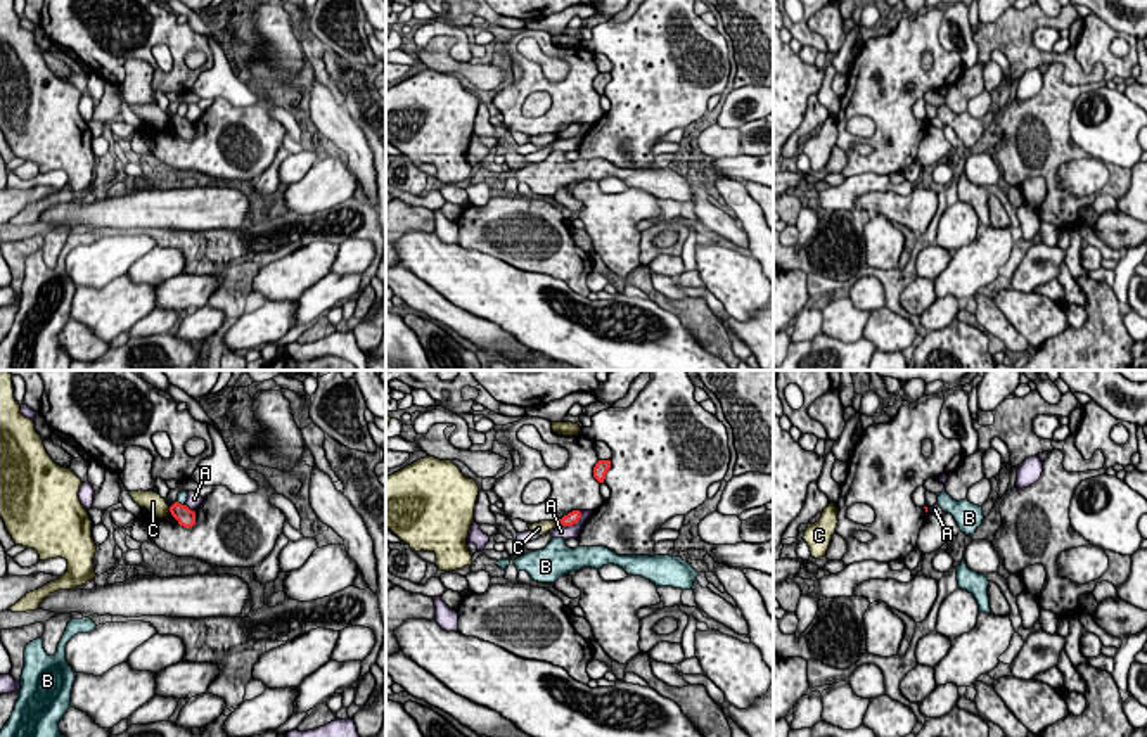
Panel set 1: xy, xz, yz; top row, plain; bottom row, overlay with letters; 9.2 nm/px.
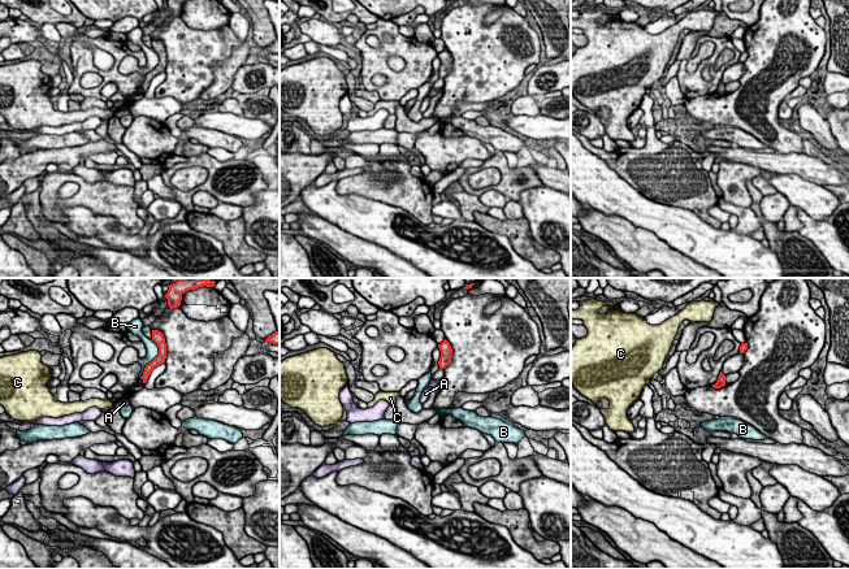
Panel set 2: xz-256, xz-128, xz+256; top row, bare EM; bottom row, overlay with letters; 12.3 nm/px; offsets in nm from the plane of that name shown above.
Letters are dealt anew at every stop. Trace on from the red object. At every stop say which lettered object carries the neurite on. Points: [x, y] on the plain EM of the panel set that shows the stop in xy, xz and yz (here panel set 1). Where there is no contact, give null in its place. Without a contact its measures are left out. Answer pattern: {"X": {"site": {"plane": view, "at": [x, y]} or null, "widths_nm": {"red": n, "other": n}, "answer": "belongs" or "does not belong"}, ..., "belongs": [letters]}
{"A": {"site": {"plane": "xz", "at": [571, 137]}, "widths_nm": {"red": 120, "other": 130}, "answer": "does not belong"}, "B": {"site": {"plane": "xy", "at": [180, 116]}, "widths_nm": {"red": 170, "other": 100}, "answer": "does not belong"}, "C": {"site": {"plane": "xy", "at": [170, 121]}, "widths_nm": {"red": 170, "other": 180}, "answer": "does not belong"}, "belongs": []}

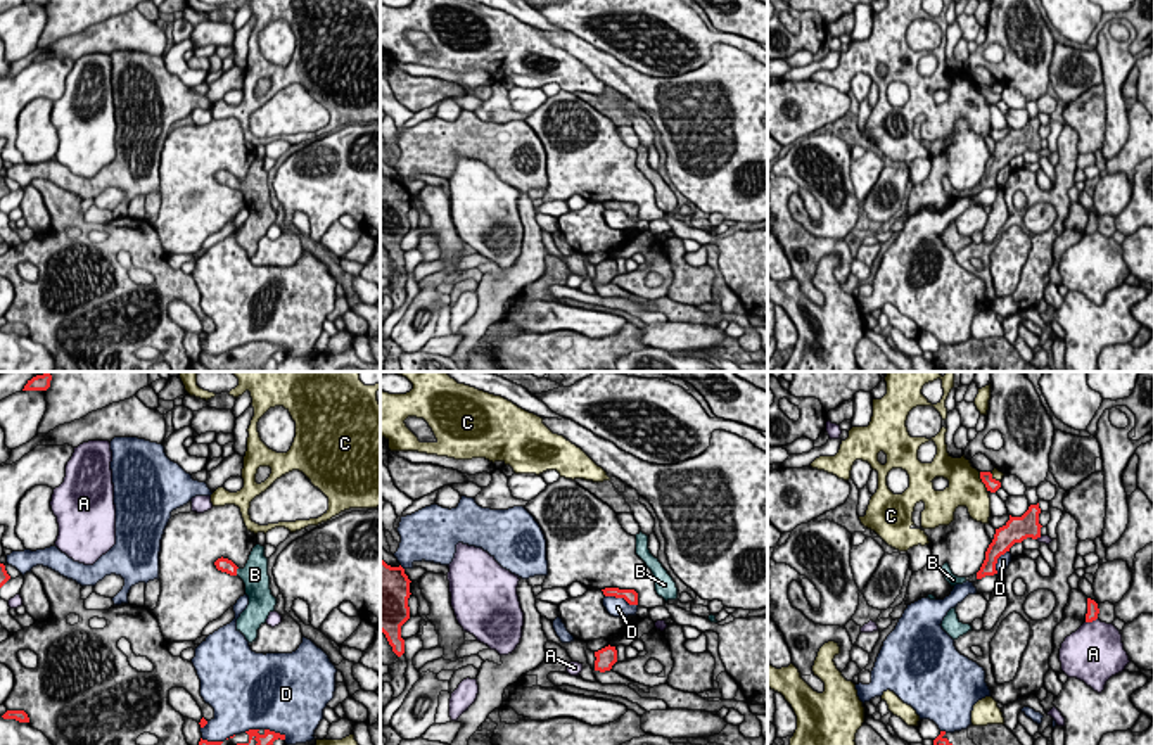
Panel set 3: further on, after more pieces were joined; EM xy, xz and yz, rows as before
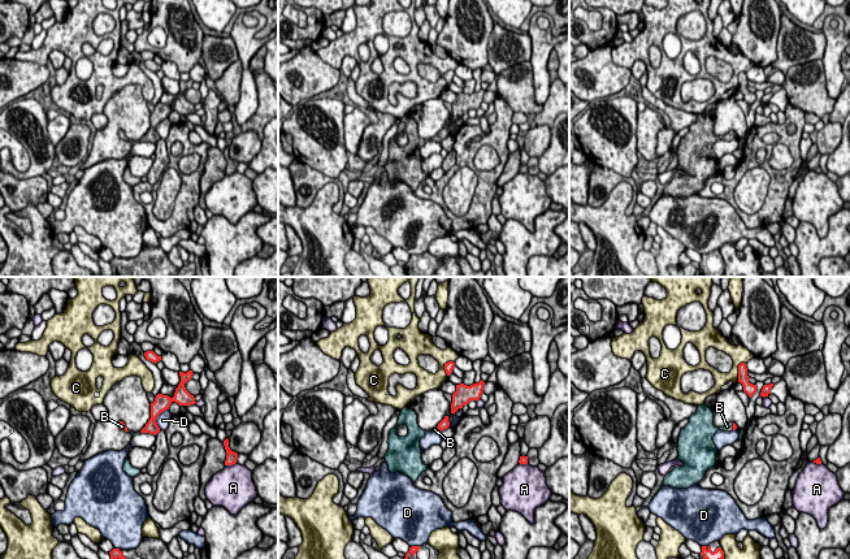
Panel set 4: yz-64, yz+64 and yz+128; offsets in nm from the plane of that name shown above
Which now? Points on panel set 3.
{"A": {"site": {"plane": "yz", "at": [1091, 234]}, "widths_nm": {"red": 120, "other": 480}, "answer": "does not belong"}, "B": {"site": {"plane": "xy", "at": [235, 184]}, "widths_nm": {"red": 130, "other": 240}, "answer": "belongs"}, "C": {"site": {"plane": "yz", "at": [982, 94]}, "widths_nm": {"red": 120, "other": 320}, "answer": "does not belong"}, "D": {"site": {"plane": "xz", "at": [621, 210]}, "widths_nm": {"red": 130, "other": 190}, "answer": "does not belong"}, "belongs": ["B"]}

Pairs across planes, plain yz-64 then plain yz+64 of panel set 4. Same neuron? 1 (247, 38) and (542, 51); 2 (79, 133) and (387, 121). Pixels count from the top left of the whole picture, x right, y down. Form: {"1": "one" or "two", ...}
{"1": "one", "2": "one"}

